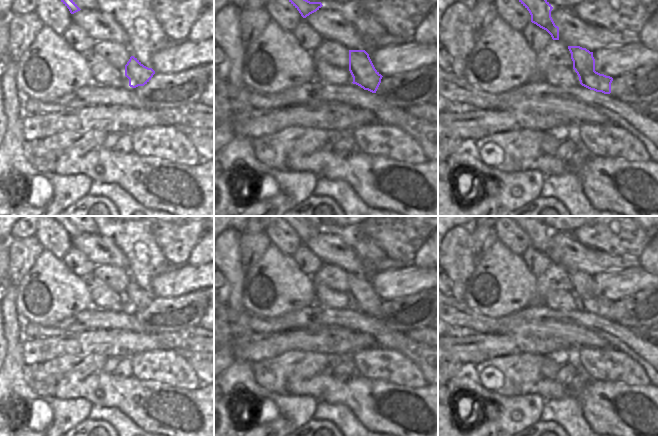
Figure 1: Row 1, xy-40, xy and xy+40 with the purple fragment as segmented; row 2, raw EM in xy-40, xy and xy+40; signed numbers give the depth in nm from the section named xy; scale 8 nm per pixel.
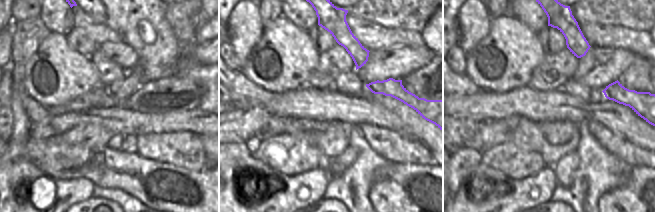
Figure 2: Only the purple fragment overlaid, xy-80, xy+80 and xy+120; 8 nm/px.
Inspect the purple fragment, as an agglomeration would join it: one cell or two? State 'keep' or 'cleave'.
keep

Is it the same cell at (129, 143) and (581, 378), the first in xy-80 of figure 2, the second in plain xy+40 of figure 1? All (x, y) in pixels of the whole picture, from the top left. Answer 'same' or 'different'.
different

